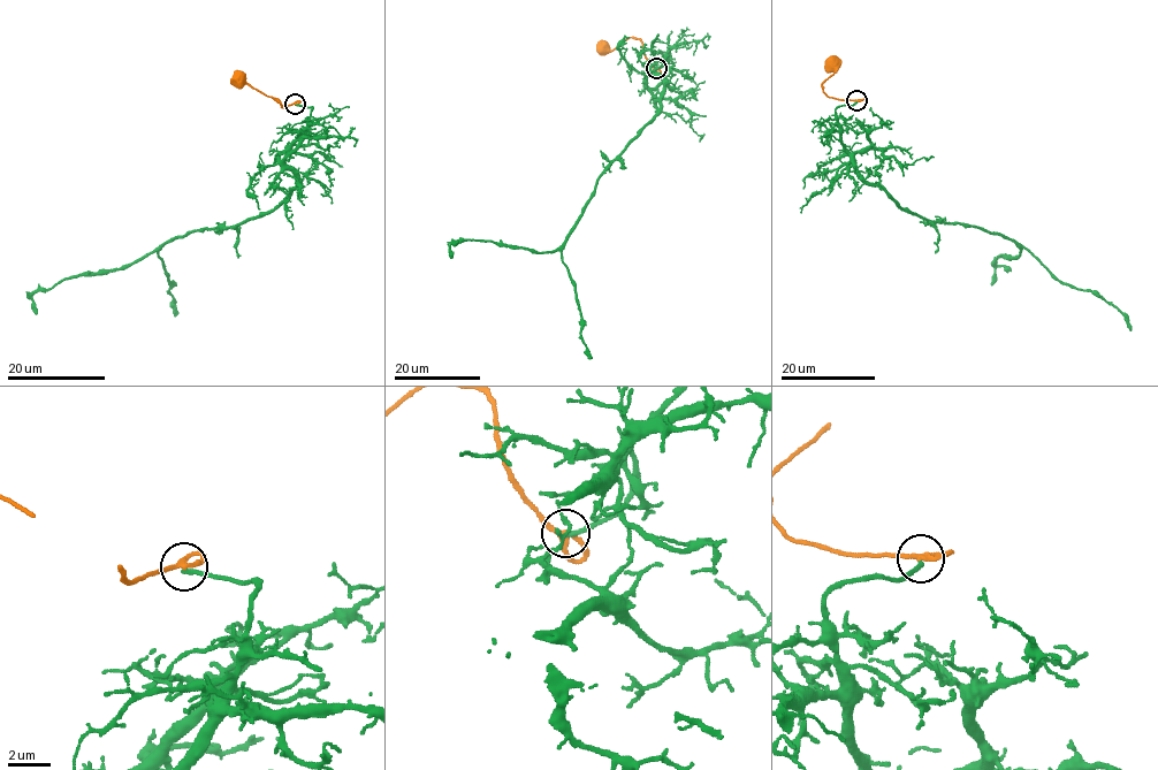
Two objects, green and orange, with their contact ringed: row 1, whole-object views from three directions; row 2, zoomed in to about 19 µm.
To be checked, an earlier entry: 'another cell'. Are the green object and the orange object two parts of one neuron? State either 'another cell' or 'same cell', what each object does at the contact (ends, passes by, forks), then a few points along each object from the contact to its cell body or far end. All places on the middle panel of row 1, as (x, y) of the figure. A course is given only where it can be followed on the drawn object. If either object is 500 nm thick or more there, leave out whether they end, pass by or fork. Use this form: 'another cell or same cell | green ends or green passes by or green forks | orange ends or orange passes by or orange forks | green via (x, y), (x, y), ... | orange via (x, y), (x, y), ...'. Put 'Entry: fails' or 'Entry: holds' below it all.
another cell | green ends | orange forks | green via (656, 68), (668, 48), (650, 70), (663, 83), (660, 108), (600, 177), (561, 245), (457, 242) | orange via (656, 68), (648, 61), (638, 38), (626, 39), (611, 51), (604, 46)
Entry: holds

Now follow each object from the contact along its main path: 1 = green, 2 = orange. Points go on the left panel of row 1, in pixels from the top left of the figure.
1: (296, 104), (311, 107), (284, 164), (296, 181), (289, 196), (39, 289), (36, 314)
2: (296, 104), (282, 107), (240, 77)

